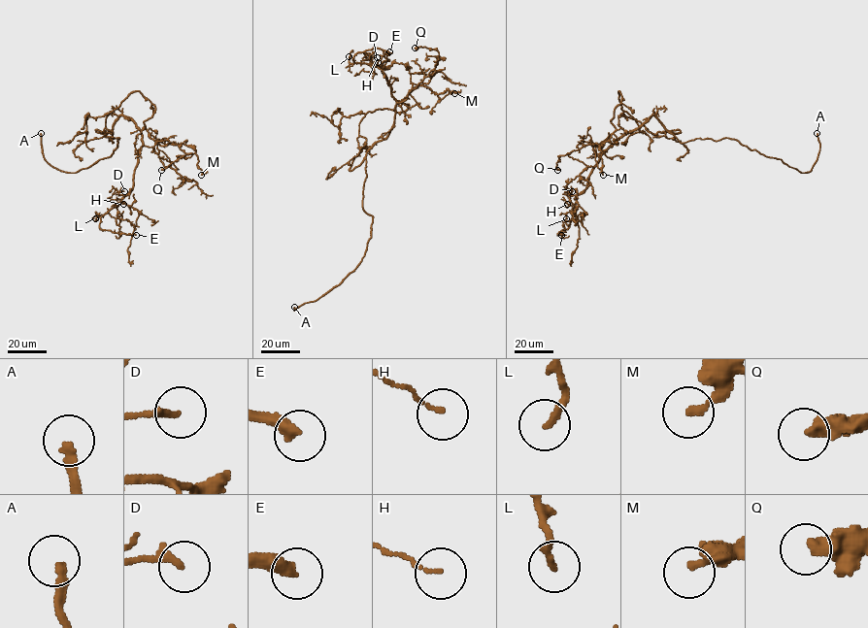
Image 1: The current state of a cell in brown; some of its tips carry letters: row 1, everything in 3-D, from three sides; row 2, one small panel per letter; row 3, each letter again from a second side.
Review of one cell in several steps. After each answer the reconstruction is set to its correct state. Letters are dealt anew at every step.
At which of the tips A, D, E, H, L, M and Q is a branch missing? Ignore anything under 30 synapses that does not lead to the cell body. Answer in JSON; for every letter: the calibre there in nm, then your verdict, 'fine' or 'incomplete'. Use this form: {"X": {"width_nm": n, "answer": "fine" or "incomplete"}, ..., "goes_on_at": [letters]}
{"A": {"width_nm": 280, "answer": "incomplete"}, "D": {"width_nm": 220, "answer": "incomplete"}, "E": {"width_nm": 360, "answer": "fine"}, "H": {"width_nm": 100, "answer": "fine"}, "L": {"width_nm": 200, "answer": "fine"}, "M": {"width_nm": 190, "answer": "fine"}, "Q": {"width_nm": 460, "answer": "fine"}, "goes_on_at": ["A", "D"]}

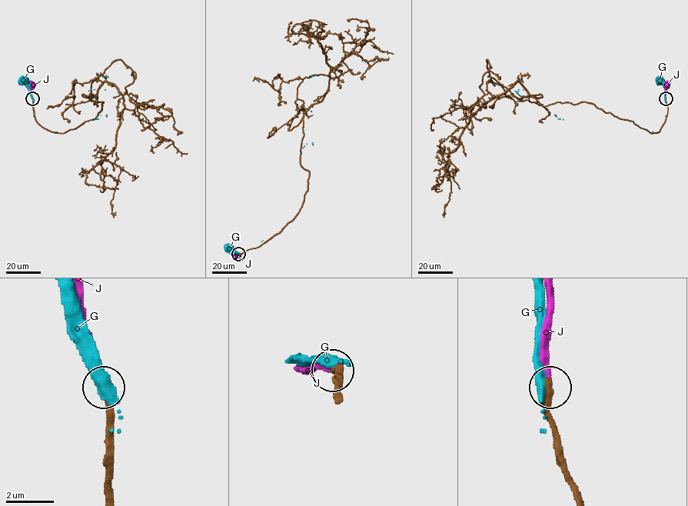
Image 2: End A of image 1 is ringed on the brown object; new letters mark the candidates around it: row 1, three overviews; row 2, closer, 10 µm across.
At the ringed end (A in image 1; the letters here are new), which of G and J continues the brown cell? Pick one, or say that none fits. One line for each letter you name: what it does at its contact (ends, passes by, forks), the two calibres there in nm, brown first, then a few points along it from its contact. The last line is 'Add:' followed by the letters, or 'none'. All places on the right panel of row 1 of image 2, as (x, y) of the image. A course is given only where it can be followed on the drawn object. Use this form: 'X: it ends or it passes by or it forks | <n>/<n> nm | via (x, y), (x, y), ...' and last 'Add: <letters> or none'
J: it ends | 320/190 nm | via (666, 98), (664, 84), (668, 81)
Add: J

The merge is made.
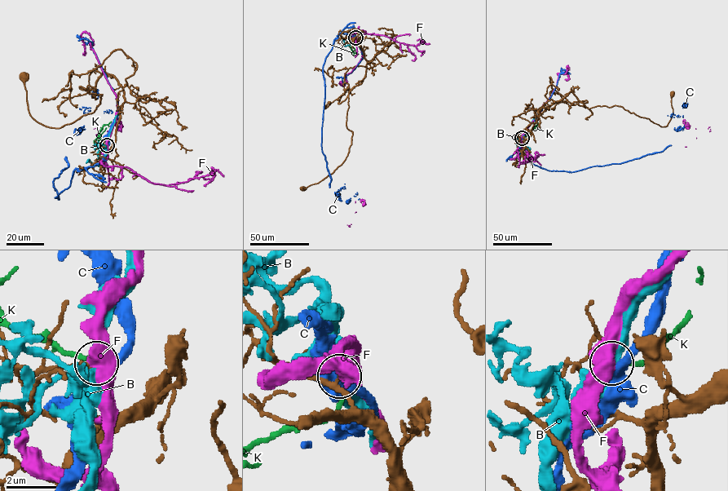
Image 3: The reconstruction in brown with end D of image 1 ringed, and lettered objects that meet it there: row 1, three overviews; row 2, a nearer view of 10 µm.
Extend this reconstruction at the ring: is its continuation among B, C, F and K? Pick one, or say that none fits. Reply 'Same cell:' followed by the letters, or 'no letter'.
Same cell: K

